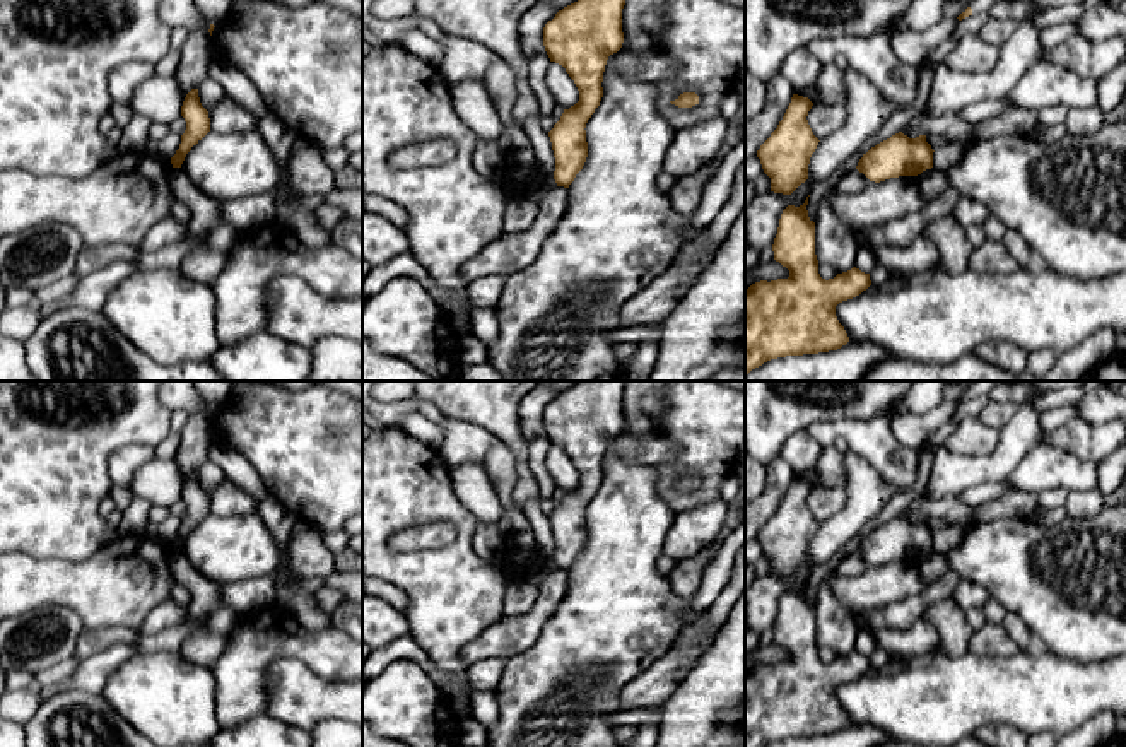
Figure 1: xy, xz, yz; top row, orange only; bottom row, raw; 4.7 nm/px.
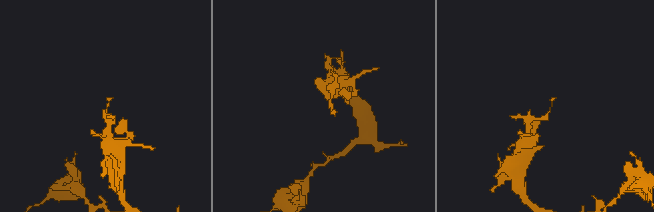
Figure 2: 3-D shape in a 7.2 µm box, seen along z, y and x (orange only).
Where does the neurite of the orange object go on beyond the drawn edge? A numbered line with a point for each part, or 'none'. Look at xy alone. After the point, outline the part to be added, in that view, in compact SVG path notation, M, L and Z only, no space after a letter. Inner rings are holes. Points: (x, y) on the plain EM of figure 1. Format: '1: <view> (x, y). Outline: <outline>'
none

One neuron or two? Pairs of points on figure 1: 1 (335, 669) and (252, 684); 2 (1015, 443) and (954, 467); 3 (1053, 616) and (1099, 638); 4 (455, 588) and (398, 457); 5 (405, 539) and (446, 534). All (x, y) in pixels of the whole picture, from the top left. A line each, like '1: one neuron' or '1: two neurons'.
1: one neuron
2: one neuron
3: one neuron
4: one neuron
5: one neuron

